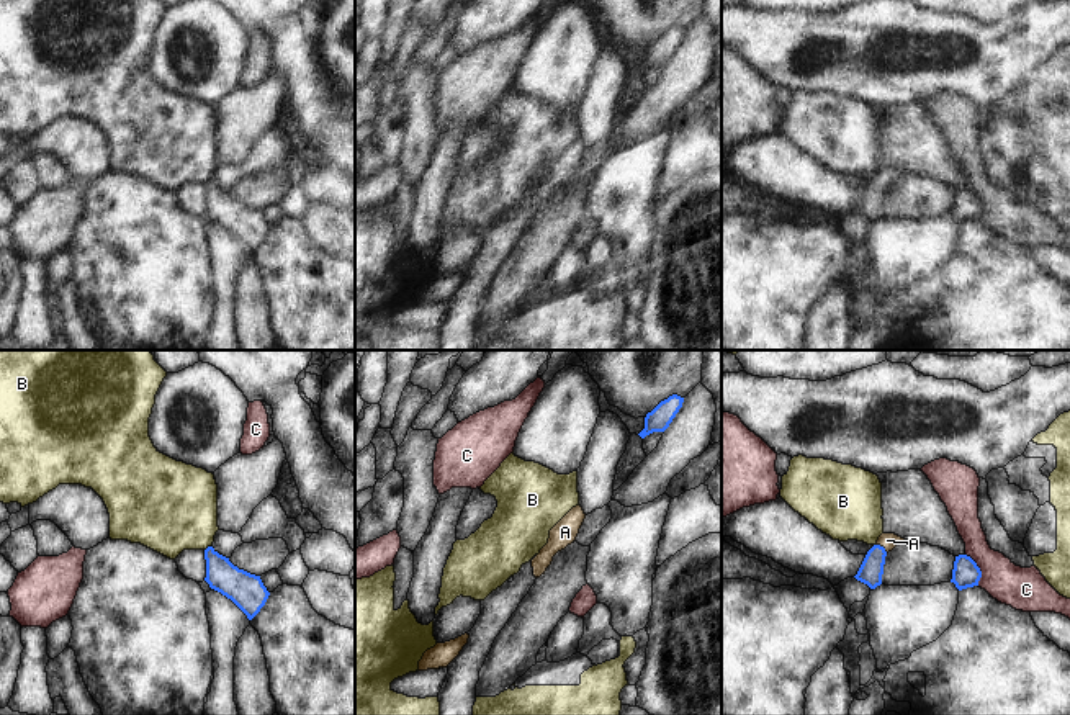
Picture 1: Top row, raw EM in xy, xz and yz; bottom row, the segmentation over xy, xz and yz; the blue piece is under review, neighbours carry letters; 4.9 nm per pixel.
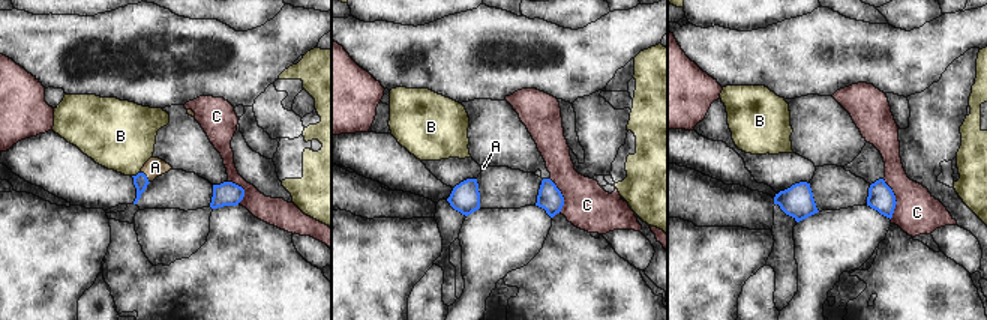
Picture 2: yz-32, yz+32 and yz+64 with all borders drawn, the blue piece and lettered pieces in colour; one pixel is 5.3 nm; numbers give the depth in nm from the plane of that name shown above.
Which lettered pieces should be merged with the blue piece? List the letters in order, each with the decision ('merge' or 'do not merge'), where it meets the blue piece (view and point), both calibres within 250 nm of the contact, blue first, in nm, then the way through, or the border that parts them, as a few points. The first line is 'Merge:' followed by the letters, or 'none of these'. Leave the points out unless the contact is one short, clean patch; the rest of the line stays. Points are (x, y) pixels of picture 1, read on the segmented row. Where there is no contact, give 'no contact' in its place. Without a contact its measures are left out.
Merge: A
A: merge; meets blue in yz at (882, 547); 120 nm thick on the blue side, 80 nm on the other; runs through yz (871, 571), (876, 555), (882, 547), (887, 540)
B: do not merge; meets blue in xy at (206, 548); 160 nm thick on the blue side, 420 nm on the other; border along xy (210, 545), (205, 550)
C: do not merge; meets blue in yz at (979, 570); 140 nm thick on the blue side, 220 nm on the other; border along yz (966, 553), (980, 571), (979, 584)

